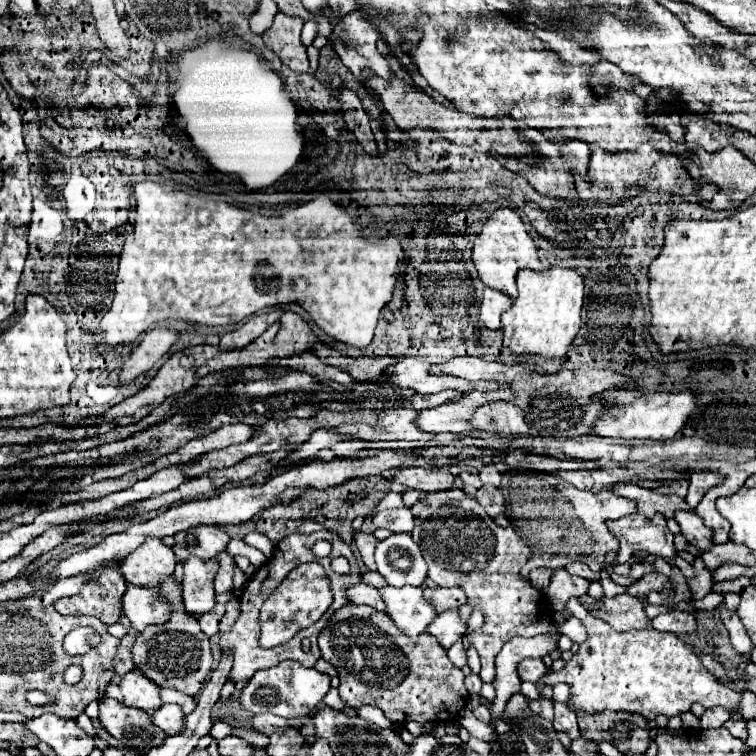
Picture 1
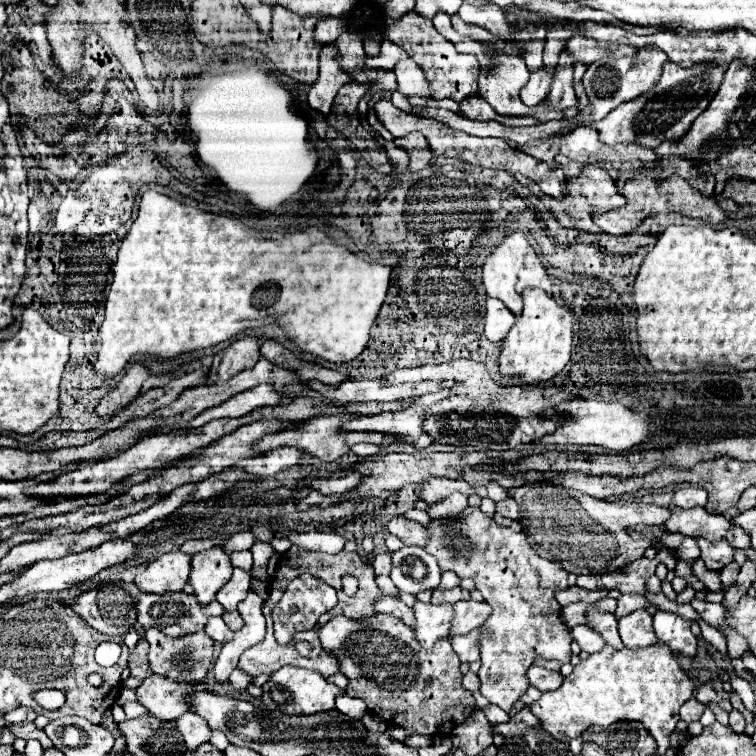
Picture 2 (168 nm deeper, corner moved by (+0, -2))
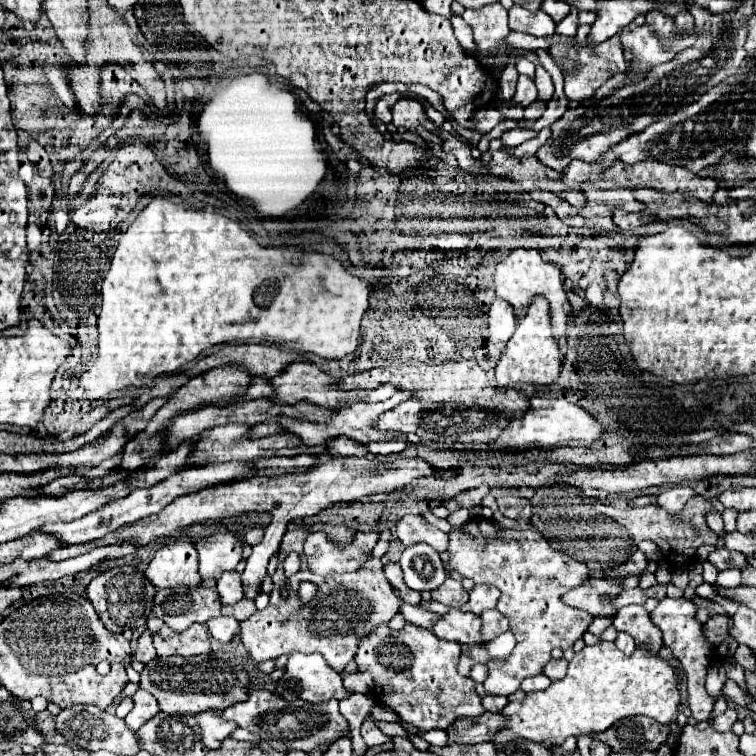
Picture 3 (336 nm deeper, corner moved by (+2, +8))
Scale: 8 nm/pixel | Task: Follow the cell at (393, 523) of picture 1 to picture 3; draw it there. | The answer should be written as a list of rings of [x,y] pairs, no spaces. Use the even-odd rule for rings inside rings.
[[[402,516],[396,524],[396,536],[400,538],[400,542],[404,546],[412,546],[416,542],[424,542],[430,544],[432,548],[436,548],[438,552],[446,550],[446,534],[440,532],[438,528],[430,526],[422,516]]]

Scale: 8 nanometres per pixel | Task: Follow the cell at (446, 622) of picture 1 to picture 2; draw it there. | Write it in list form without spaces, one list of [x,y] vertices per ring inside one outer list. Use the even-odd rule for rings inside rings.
[[[458,602],[454,606],[454,620],[452,620],[452,636],[468,634],[484,624],[484,620],[492,614],[492,608],[486,602]]]

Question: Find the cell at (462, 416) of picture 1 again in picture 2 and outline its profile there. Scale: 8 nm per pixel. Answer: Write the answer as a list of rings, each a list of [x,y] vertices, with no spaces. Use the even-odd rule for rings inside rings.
[[[440,390],[436,394],[424,394],[416,398],[408,408],[396,412],[384,412],[378,416],[356,416],[340,428],[346,432],[380,432],[394,434],[402,442],[412,444],[416,450],[422,450],[432,444],[432,438],[422,432],[424,410],[448,396],[448,390]]]

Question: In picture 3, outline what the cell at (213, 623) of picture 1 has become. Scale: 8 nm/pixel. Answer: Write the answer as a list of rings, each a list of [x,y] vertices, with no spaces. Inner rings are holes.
[[[218,616],[218,618],[210,618],[206,622],[206,628],[210,630],[210,634],[220,640],[220,642],[230,642],[234,638],[234,634],[238,632],[240,624],[236,618],[226,618],[226,616]]]

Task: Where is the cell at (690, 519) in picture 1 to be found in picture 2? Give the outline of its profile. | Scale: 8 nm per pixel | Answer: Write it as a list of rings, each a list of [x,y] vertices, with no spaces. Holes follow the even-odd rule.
[[[698,538],[696,542],[698,542],[700,550],[702,550],[702,560],[704,560],[708,570],[720,572],[724,566],[734,562],[734,548],[730,544],[726,544],[724,540],[712,544],[712,542],[704,540],[704,538]]]

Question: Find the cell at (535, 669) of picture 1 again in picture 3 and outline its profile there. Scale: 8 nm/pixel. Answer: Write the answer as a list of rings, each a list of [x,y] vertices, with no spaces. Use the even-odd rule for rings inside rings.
[[[564,658],[560,660],[550,660],[546,666],[544,666],[544,674],[550,678],[550,680],[558,680],[558,678],[564,678],[566,676],[566,668],[568,668],[568,662]]]

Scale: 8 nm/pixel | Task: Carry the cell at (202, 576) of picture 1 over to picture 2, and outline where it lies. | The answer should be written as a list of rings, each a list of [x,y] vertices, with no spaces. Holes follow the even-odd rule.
[[[220,546],[192,556],[190,584],[194,586],[194,596],[198,598],[200,604],[212,602],[216,592],[230,580],[230,576],[232,576],[230,556],[222,552]]]

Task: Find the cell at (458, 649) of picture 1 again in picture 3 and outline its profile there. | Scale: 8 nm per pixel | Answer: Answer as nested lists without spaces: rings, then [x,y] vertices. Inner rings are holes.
[[[484,610],[480,614],[480,620],[482,620],[482,628],[480,628],[482,642],[490,642],[508,630],[508,622],[498,610]]]

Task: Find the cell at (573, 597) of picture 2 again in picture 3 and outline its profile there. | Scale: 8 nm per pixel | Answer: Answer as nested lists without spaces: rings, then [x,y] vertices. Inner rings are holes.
[[[588,578],[580,586],[568,590],[562,596],[562,602],[580,610],[586,610],[592,616],[614,616],[610,598],[614,598],[620,588],[620,578]]]

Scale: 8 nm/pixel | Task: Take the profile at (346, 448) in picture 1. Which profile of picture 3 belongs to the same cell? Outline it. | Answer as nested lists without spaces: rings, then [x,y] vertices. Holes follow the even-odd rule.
[[[384,438],[377,442],[369,442],[366,444],[367,449],[374,455],[387,456],[390,454],[398,454],[406,448],[406,440],[404,438]]]

